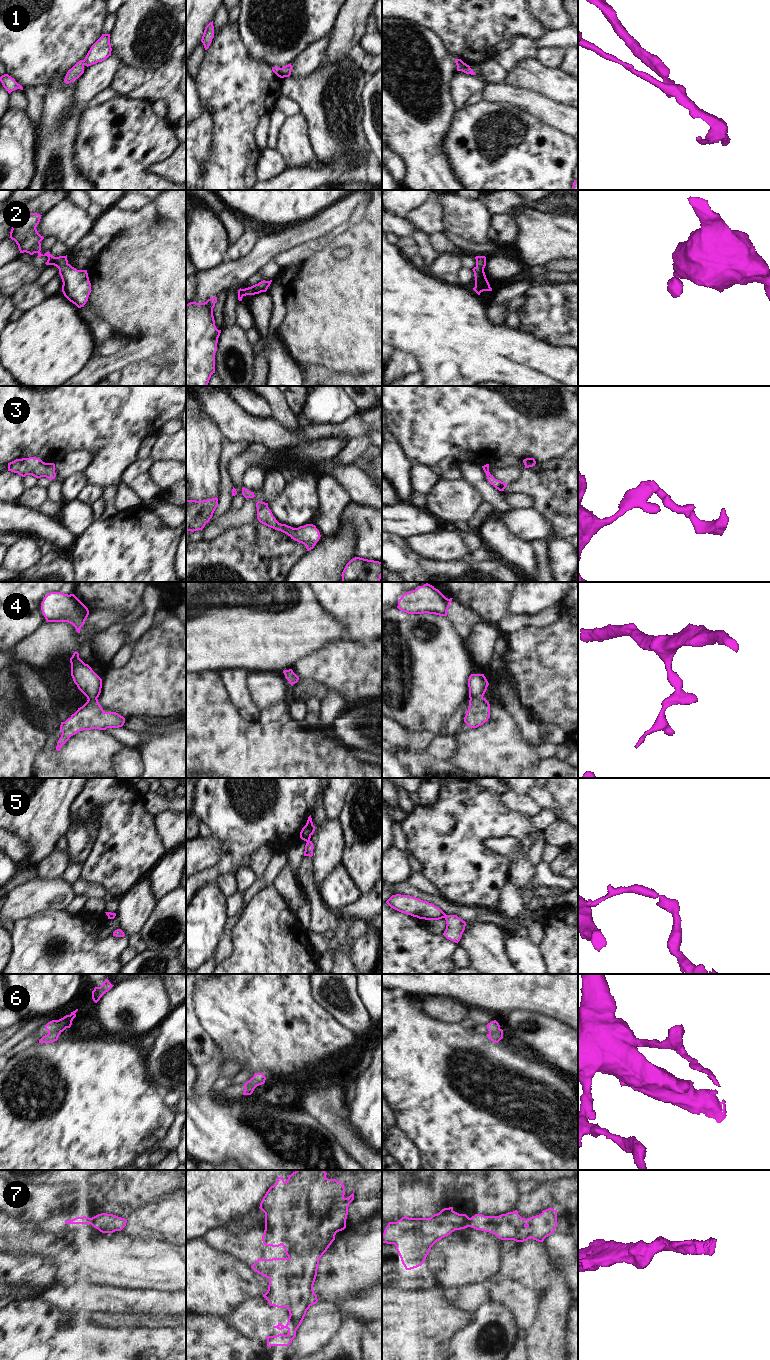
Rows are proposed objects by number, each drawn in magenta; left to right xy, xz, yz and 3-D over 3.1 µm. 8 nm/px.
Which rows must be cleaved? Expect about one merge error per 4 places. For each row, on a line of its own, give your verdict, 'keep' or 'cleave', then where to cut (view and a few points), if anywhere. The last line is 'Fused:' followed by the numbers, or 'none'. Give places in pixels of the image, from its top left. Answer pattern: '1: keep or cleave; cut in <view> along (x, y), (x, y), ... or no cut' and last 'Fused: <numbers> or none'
1: cleave; cut in xz along (279, 68), (280, 74), (283, 77)
2: keep; no cut
3: keep; no cut
4: keep; no cut
5: cleave; cut in xz along (309, 840), (307, 842)
6: keep; no cut
7: keep; no cut
Fused: 1, 5

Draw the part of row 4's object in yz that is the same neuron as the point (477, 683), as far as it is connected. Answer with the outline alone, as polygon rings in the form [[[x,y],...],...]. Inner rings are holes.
[[[471,674],[468,679],[469,708],[464,722],[472,729],[483,725],[490,718],[490,704],[483,697],[489,683],[484,674]]]

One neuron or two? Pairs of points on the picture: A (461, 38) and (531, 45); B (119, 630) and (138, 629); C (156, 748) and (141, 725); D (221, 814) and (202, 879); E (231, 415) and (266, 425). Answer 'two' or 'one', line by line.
A: two
B: two
C: one
D: one
E: one

